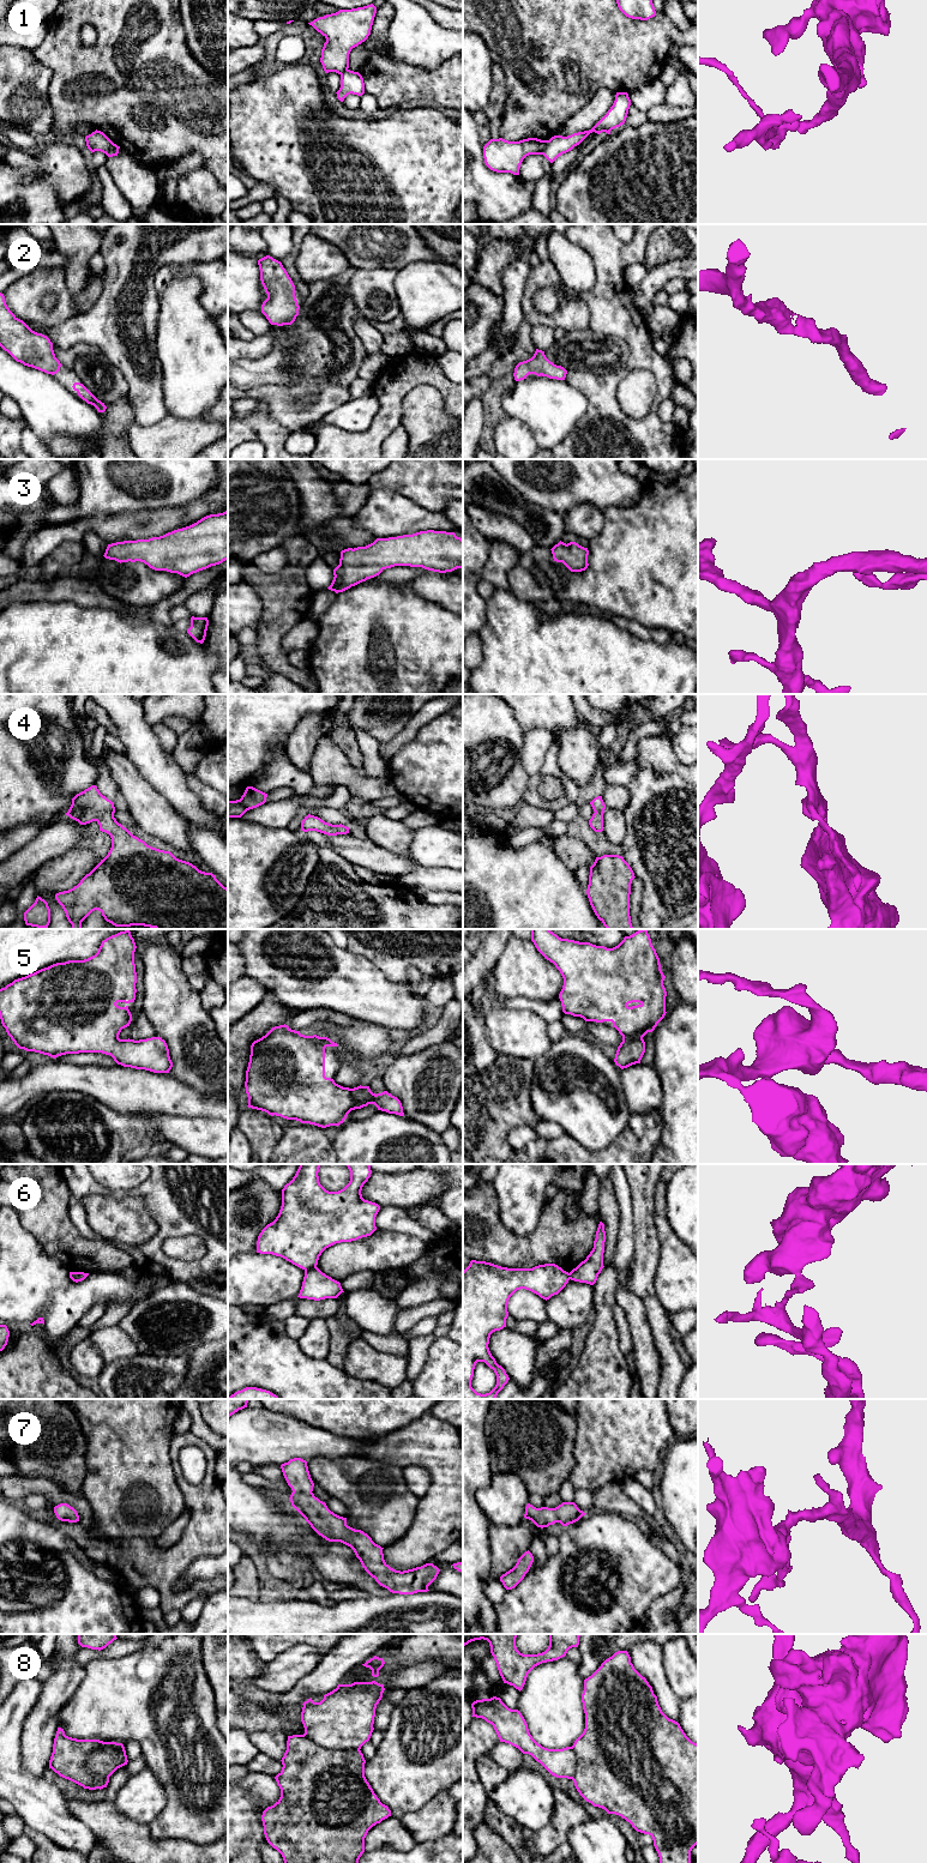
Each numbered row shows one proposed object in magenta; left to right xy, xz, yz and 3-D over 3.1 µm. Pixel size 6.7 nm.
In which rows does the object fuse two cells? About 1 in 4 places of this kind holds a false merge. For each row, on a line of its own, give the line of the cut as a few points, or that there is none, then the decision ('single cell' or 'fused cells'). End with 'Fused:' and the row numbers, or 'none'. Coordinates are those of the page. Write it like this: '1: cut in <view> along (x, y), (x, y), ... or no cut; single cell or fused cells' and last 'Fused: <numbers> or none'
1: cut in yz along (547, 140), (542, 154); fused cells
2: no cut; single cell
3: no cut; single cell
4: no cut; single cell
5: no cut; single cell
6: cut in xz along (315, 1266), (305, 1271); fused cells
7: no cut; single cell
8: cut in xz along (304, 1734), (326, 1748), (359, 1750); fused cells
Fused: 1, 6, 8

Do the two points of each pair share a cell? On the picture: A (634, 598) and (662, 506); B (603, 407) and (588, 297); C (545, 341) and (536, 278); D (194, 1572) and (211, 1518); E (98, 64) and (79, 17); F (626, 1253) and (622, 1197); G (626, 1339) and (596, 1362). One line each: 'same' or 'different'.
A: same
B: same
C: different
D: different
E: same
F: same
G: different

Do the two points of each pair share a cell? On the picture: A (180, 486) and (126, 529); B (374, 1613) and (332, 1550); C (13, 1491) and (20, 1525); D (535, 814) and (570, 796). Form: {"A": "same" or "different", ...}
{"A": "different", "B": "different", "C": "different", "D": "different"}

